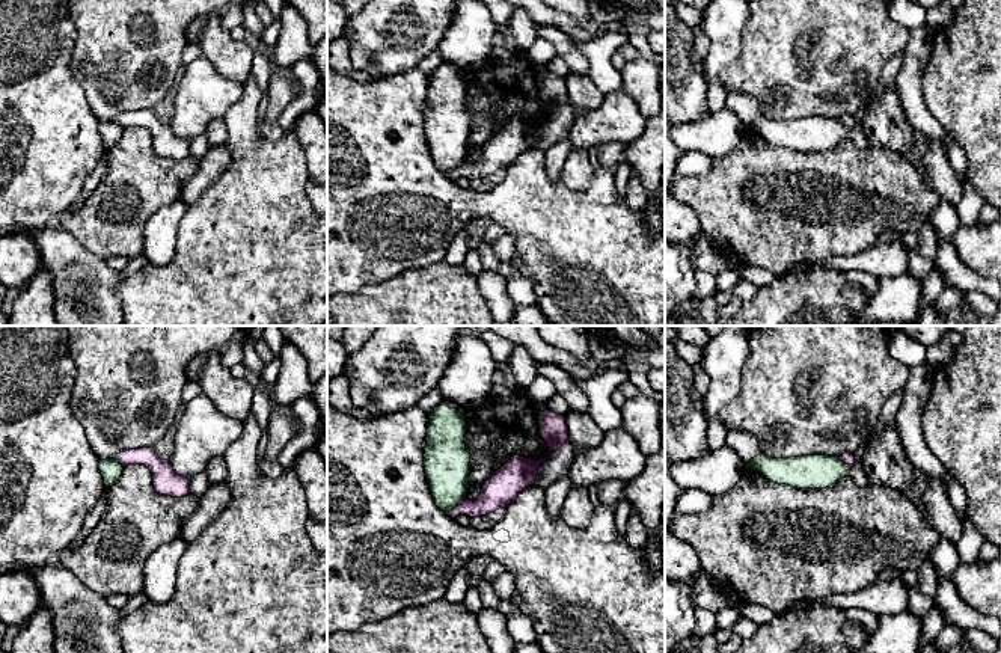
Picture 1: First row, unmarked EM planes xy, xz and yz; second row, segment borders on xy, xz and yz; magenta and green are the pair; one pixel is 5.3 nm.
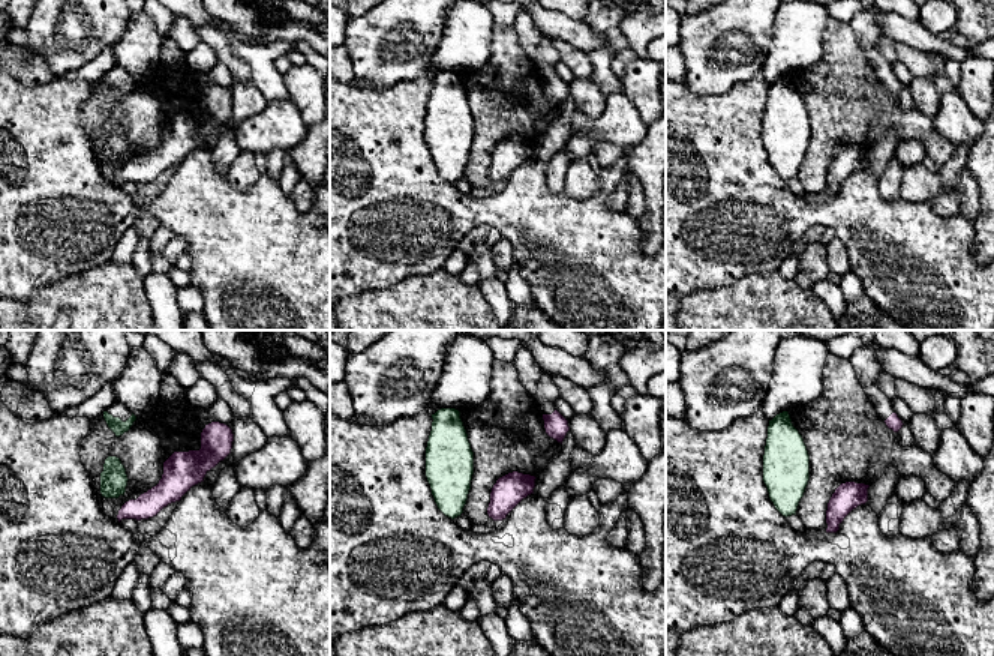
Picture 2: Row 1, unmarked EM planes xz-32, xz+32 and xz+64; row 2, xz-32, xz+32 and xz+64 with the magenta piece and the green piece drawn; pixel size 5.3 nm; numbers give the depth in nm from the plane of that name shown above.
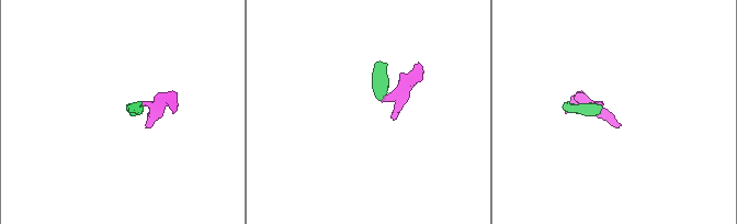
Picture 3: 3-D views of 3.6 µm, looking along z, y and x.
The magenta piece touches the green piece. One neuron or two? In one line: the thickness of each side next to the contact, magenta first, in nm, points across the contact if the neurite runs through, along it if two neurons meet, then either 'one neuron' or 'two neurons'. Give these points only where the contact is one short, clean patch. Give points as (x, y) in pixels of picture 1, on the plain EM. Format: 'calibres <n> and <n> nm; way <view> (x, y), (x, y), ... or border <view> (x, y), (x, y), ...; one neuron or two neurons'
calibres 180 and 260 nm; border xz (465, 157), (448, 175); two neurons

